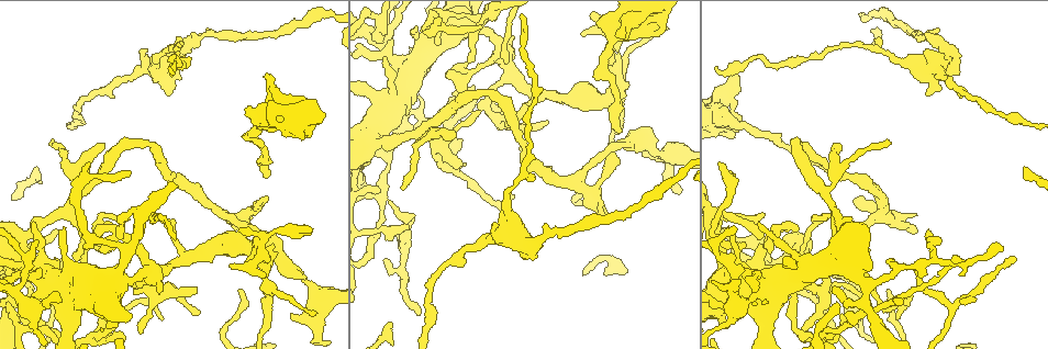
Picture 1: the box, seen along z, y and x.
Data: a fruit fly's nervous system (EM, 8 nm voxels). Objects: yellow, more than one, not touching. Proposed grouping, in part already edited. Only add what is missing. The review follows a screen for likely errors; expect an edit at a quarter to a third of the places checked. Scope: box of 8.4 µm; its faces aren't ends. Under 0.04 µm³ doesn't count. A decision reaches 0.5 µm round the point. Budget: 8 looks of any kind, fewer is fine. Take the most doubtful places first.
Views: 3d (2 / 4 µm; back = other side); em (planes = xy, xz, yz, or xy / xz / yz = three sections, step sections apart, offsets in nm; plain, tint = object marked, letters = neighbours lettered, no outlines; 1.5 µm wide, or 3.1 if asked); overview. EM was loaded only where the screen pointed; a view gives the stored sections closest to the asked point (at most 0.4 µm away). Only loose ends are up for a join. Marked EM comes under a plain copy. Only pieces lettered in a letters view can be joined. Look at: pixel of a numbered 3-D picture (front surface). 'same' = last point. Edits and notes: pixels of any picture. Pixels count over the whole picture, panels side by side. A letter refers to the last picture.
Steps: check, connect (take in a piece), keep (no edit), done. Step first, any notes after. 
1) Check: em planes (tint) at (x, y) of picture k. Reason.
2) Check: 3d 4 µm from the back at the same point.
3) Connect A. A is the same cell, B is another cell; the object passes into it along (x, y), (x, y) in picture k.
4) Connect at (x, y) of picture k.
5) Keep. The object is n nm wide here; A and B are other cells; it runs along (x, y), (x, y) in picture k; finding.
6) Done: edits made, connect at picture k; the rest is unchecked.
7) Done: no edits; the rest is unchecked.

Check: 3d 4 µm at (735, 75) of picture 1. Branch stops here.

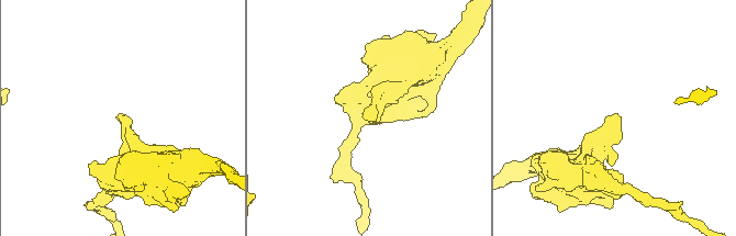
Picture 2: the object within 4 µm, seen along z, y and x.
Check: em xy step 4 (tint) at (614, 113) of picture 2.

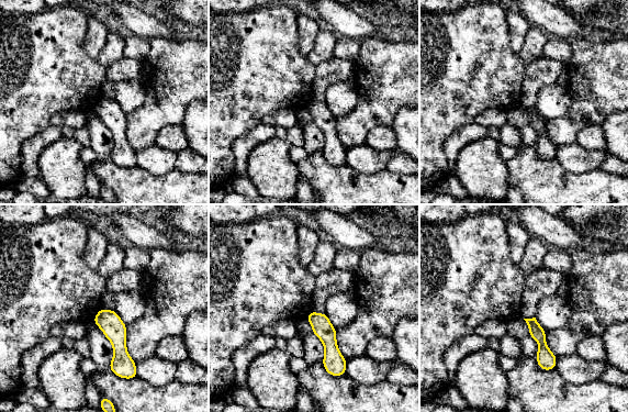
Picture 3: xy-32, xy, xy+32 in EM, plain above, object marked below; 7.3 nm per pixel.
Check: em planes (letters) at the same point.

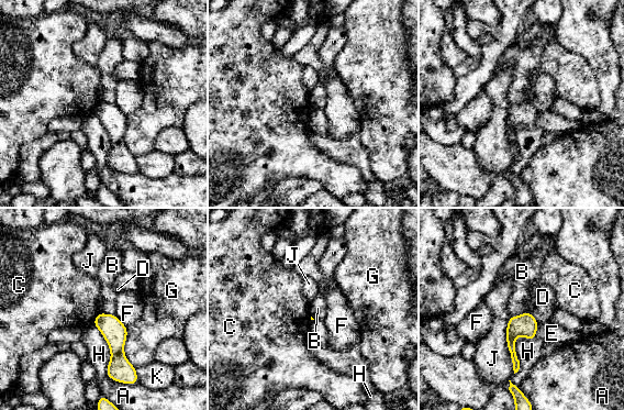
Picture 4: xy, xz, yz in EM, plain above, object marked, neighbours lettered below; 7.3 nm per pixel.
Keep. A, B, C, D, E, F, G, H, J and K are other cells; a border runs along (530, 311), (510, 317) in picture 4; none of them fits.

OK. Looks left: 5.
Check: 3d 4 µm at (314, 311) of picture 1. Thin end.

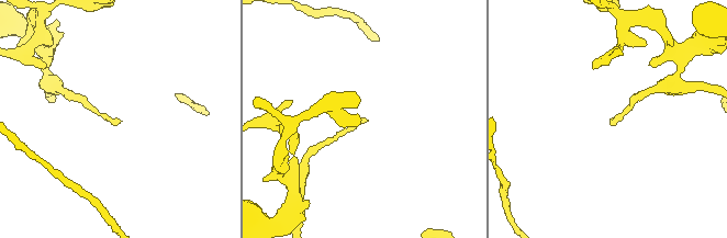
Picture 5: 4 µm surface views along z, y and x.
Check: em planes (letters) at (366, 120) of picture 5.

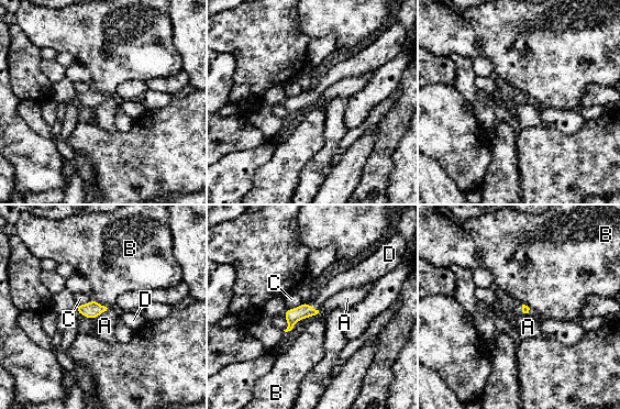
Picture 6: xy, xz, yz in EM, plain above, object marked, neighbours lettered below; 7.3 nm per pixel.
Connect D. D is the same cell, A, B and C are other cells; the object passes into it along (292, 316), (313, 309), (336, 284) in picture 6; the neuron continues.

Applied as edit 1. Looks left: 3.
Check: 3d 2 µm from the back at (916, 214) of picture 1. Branch stops here.

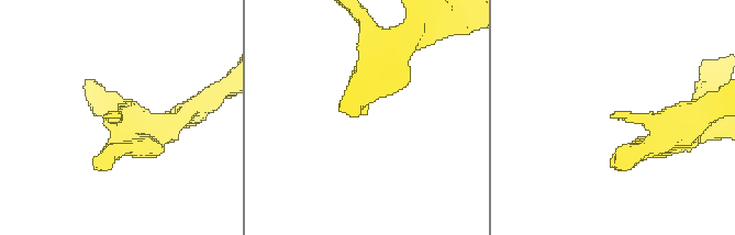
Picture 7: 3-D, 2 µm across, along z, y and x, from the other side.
Check: em 3.1 µm planes (letters) at (104, 119) of picture 7.

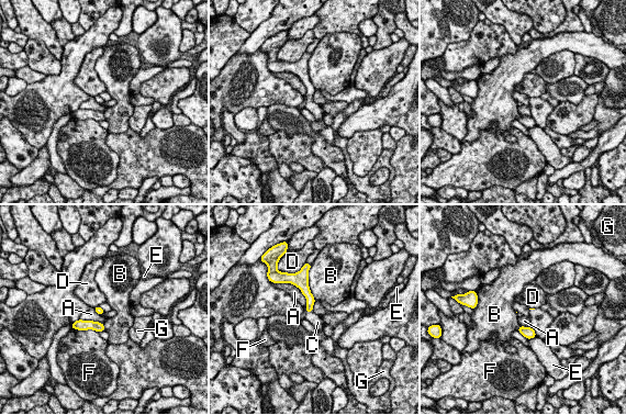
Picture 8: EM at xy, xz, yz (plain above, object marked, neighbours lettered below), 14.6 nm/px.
Connect C. C is the same cell, A, B, D, E, F and G are other cells; it goes on there.

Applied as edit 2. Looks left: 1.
Done: edits made, connect at picture 6, connect at picture 8; the rest is unchecked.

